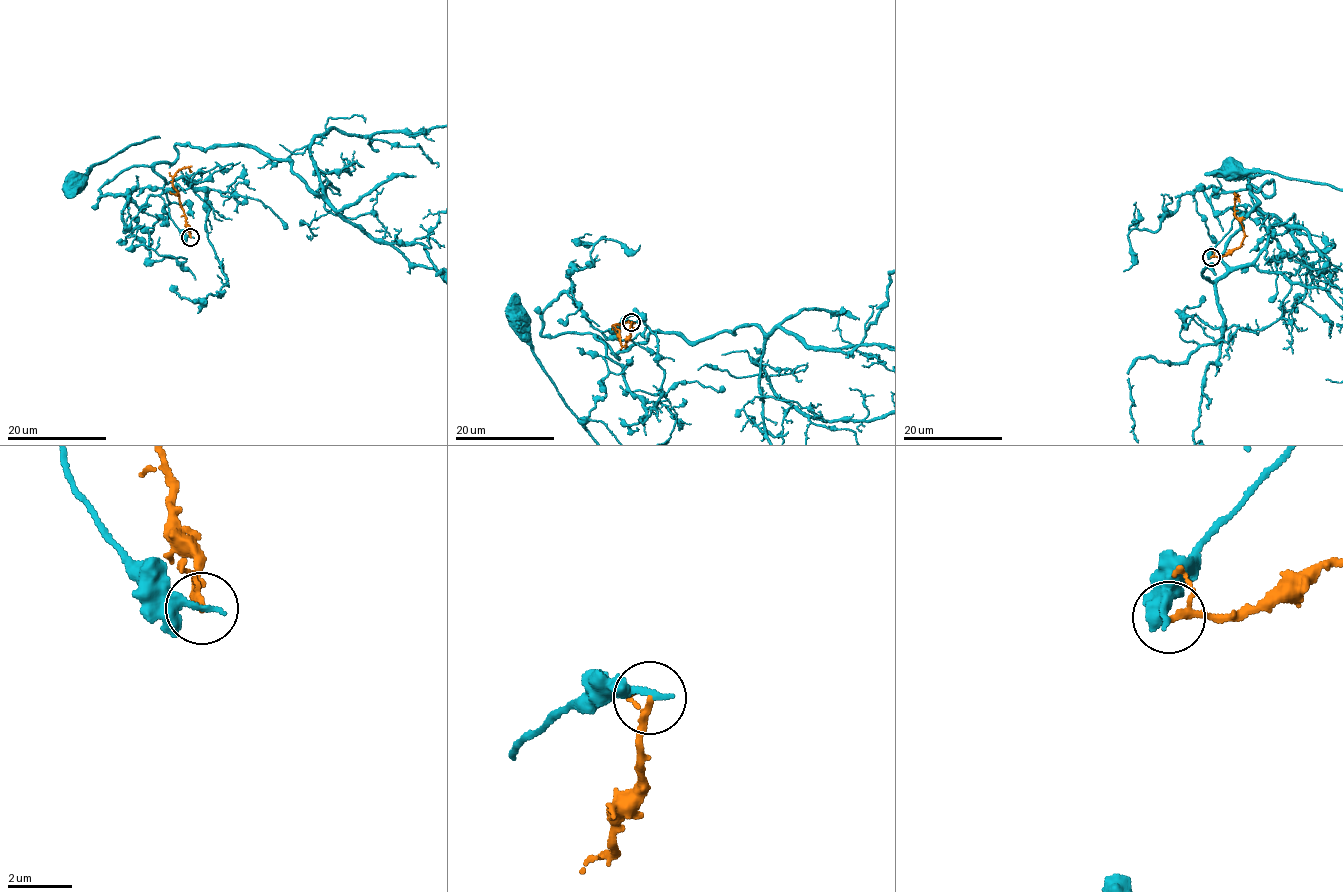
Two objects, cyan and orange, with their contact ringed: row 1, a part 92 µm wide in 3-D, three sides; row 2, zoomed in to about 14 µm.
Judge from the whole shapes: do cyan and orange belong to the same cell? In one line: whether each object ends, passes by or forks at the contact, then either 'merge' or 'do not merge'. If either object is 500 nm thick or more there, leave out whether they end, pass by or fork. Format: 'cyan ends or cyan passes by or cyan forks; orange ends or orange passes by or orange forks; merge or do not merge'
cyan ends; orange passes by; do not merge

